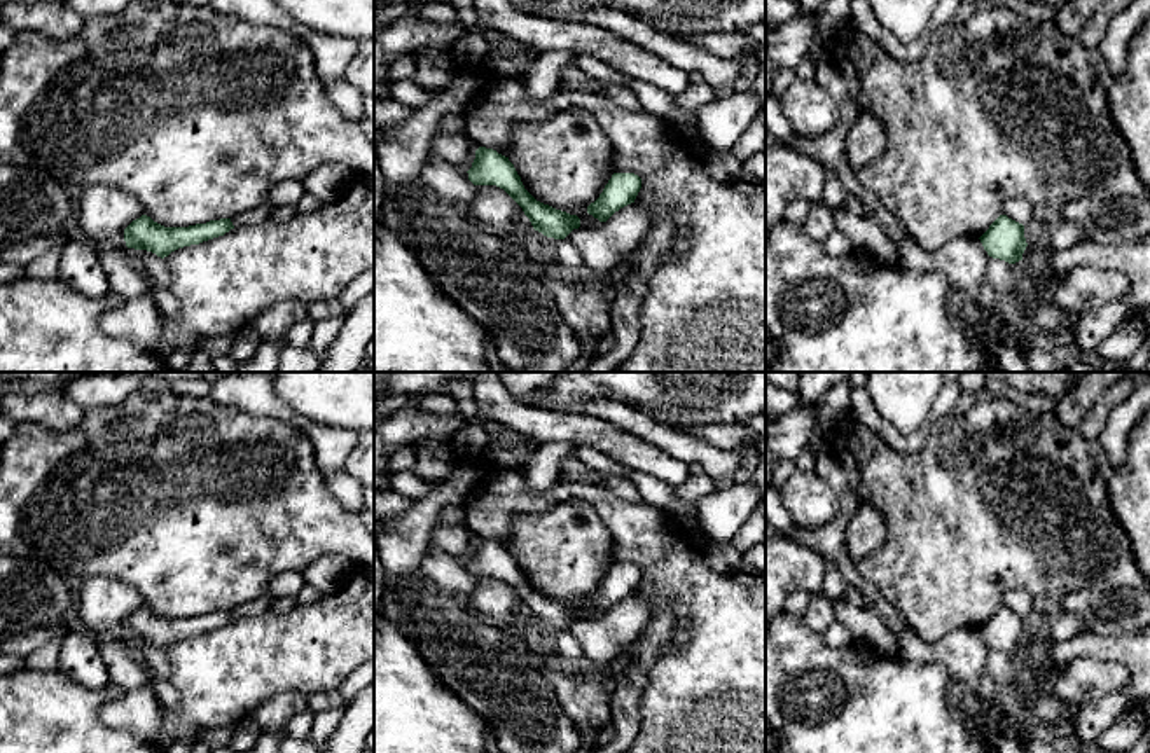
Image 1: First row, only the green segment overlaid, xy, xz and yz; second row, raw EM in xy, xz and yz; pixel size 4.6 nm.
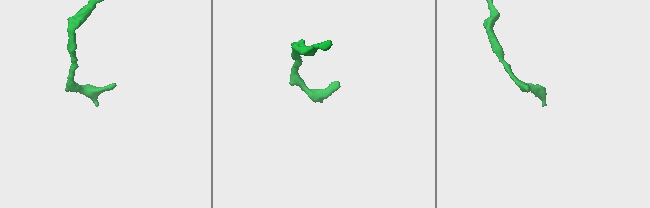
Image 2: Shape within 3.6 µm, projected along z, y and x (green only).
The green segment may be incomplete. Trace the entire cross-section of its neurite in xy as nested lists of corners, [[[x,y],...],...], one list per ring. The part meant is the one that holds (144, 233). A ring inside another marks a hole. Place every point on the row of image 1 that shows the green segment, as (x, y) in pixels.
[[[142,215],[124,229],[124,241],[128,248],[147,250],[164,259],[178,248],[224,236],[231,229],[234,229],[231,218],[210,220],[189,227],[164,227],[150,217]]]

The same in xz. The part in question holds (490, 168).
[[[479,147],[472,168],[467,171],[474,185],[496,185],[503,189],[530,218],[535,231],[547,238],[565,239],[580,227],[580,218],[537,201],[523,185],[509,157],[493,149]]]

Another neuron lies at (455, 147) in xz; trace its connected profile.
[[[435,133],[430,145],[430,155],[439,155],[465,171],[472,168],[475,150],[465,133]]]

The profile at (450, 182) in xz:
[[[428,155],[419,178],[423,185],[449,203],[467,206],[479,187],[468,180],[468,173],[439,155]]]

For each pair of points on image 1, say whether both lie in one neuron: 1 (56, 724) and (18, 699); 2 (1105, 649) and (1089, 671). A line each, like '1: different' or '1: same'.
1: same
2: different

